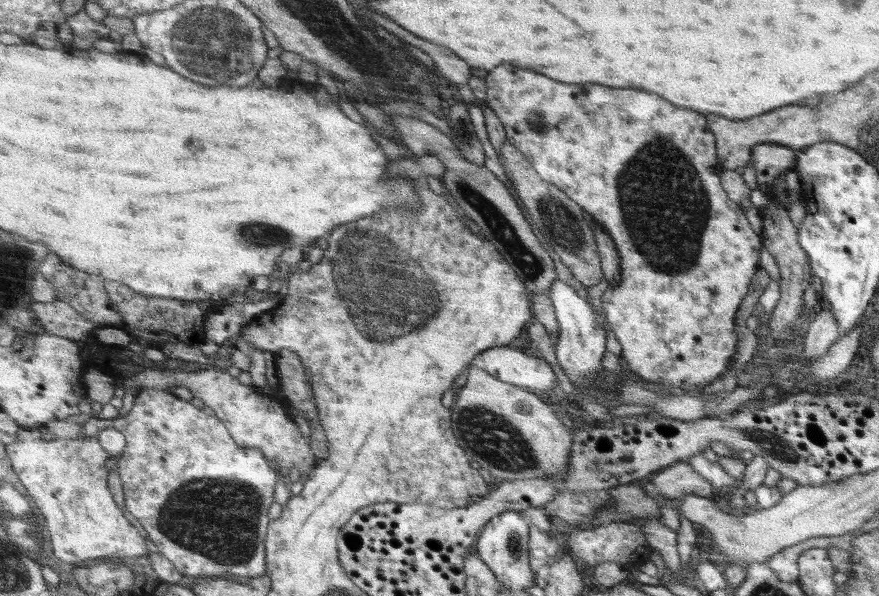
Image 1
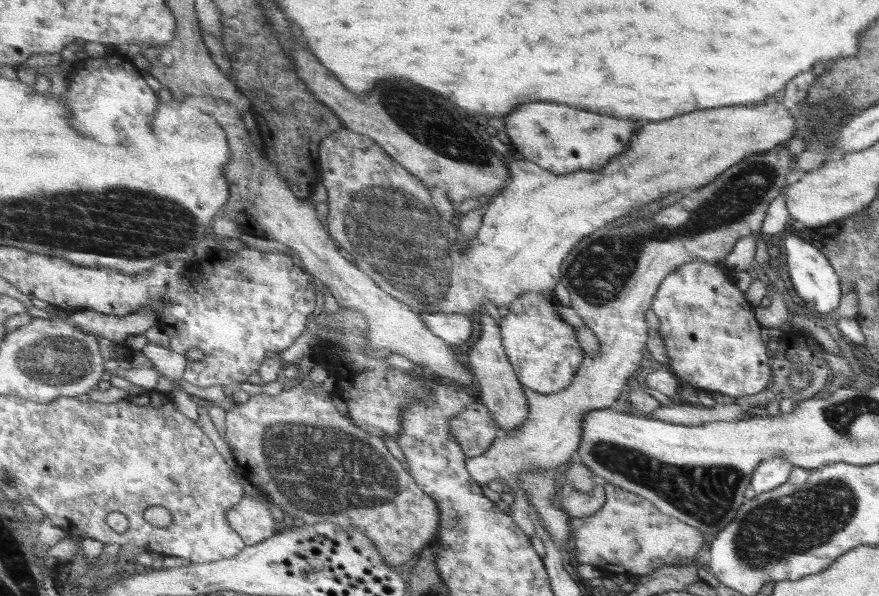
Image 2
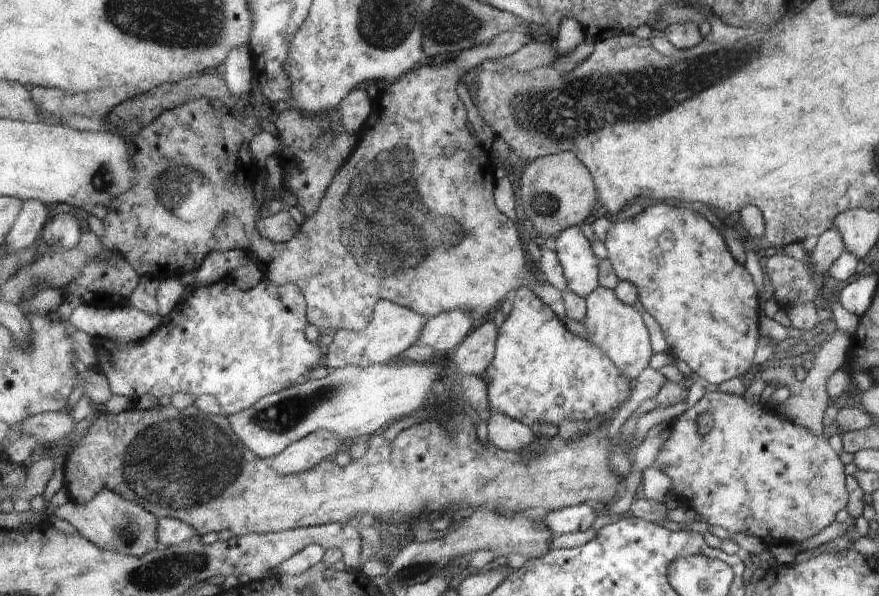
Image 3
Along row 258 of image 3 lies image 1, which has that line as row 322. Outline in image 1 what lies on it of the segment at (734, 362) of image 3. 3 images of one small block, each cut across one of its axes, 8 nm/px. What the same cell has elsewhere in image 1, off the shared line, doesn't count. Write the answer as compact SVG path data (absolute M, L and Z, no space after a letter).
M512 64L498 65L497 68L492 69L488 72L488 75L485 77L485 82L487 86L487 100L489 109L497 116L497 119L501 122L501 125L504 127L505 135L507 141L512 145L517 147L522 154L525 155L529 162L532 163L534 170L541 175L542 180L548 182L558 189L562 190L564 194L568 195L570 200L573 200L583 211L586 210L588 214L592 215L594 218L594 224L599 224L604 230L609 232L609 235L612 237L612 240L615 242L616 250L621 258L621 279L618 286L610 287L606 289L606 292L602 295L602 308L605 312L605 318L610 325L611 331L615 334L615 337L619 340L621 344L621 354L622 361L625 366L625 371L630 374L634 374L637 379L643 380L646 382L661 382L666 384L670 389L680 390L684 388L685 391L694 391L700 390L704 387L707 387L707 384L714 382L717 378L729 372L735 363L735 358L737 358L737 332L735 327L735 318L738 316L738 307L742 302L742 299L746 296L750 286L750 280L752 280L753 274L758 268L758 260L760 260L760 236L750 228L743 208L740 208L740 205L734 201L730 202L728 197L728 192L720 188L721 175L720 172L724 170L720 163L720 160L717 158L717 150L714 150L714 133L708 127L708 118L704 118L702 113L694 112L692 109L687 109L686 107L676 106L674 103L671 103L669 99L662 98L661 95L651 93L650 91L640 90L640 89L631 89L631 88L614 88L610 86L604 86L600 84L566 84L565 82L558 82L553 78L548 78L544 74L538 74L538 71L532 70L531 68L526 68L526 70L520 70L520 68L514 68Z

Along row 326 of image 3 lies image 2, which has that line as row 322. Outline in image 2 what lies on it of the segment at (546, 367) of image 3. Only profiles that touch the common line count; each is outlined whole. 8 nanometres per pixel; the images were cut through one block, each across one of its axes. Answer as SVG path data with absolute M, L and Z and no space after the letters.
M553 291L522 293L508 306L508 314L500 320L502 342L517 377L526 382L527 388L539 394L550 395L570 387L586 357L577 330L560 317L559 304L560 300Z

